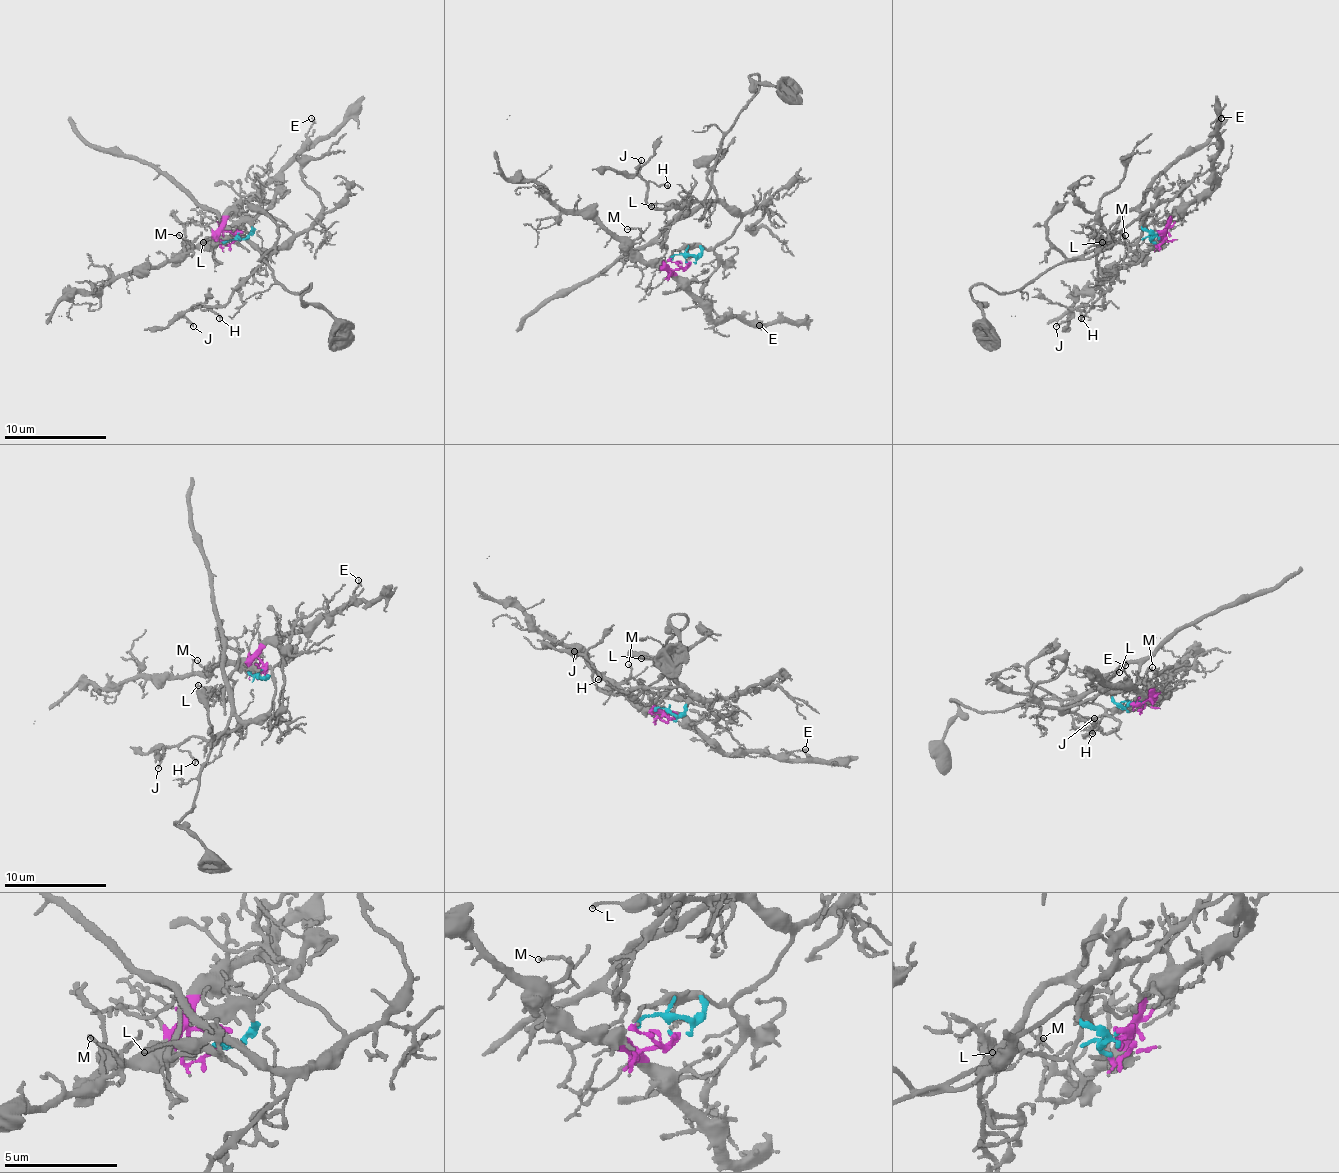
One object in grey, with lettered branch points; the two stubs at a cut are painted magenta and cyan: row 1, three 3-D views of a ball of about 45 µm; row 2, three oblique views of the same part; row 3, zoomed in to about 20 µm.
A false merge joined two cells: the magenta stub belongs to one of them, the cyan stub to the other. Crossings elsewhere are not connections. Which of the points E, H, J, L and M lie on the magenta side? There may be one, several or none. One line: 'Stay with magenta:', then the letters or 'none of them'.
Stay with magenta: E, M

